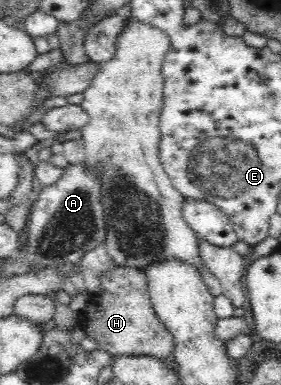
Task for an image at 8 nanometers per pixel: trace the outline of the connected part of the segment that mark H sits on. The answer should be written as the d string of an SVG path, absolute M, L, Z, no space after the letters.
M119 266L102 272L102 293L90 296L89 308L81 315L81 327L87 337L98 343L98 350L118 356L148 356L158 361L171 358L175 350L175 339L157 318L151 304L147 278L140 269Z

